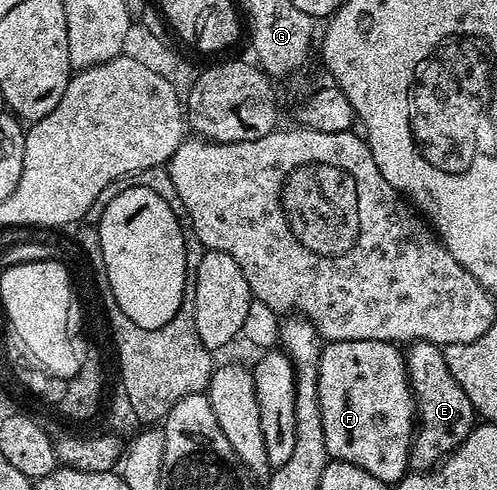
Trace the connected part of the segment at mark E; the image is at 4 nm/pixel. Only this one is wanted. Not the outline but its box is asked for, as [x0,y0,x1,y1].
[406,341,478,471]

